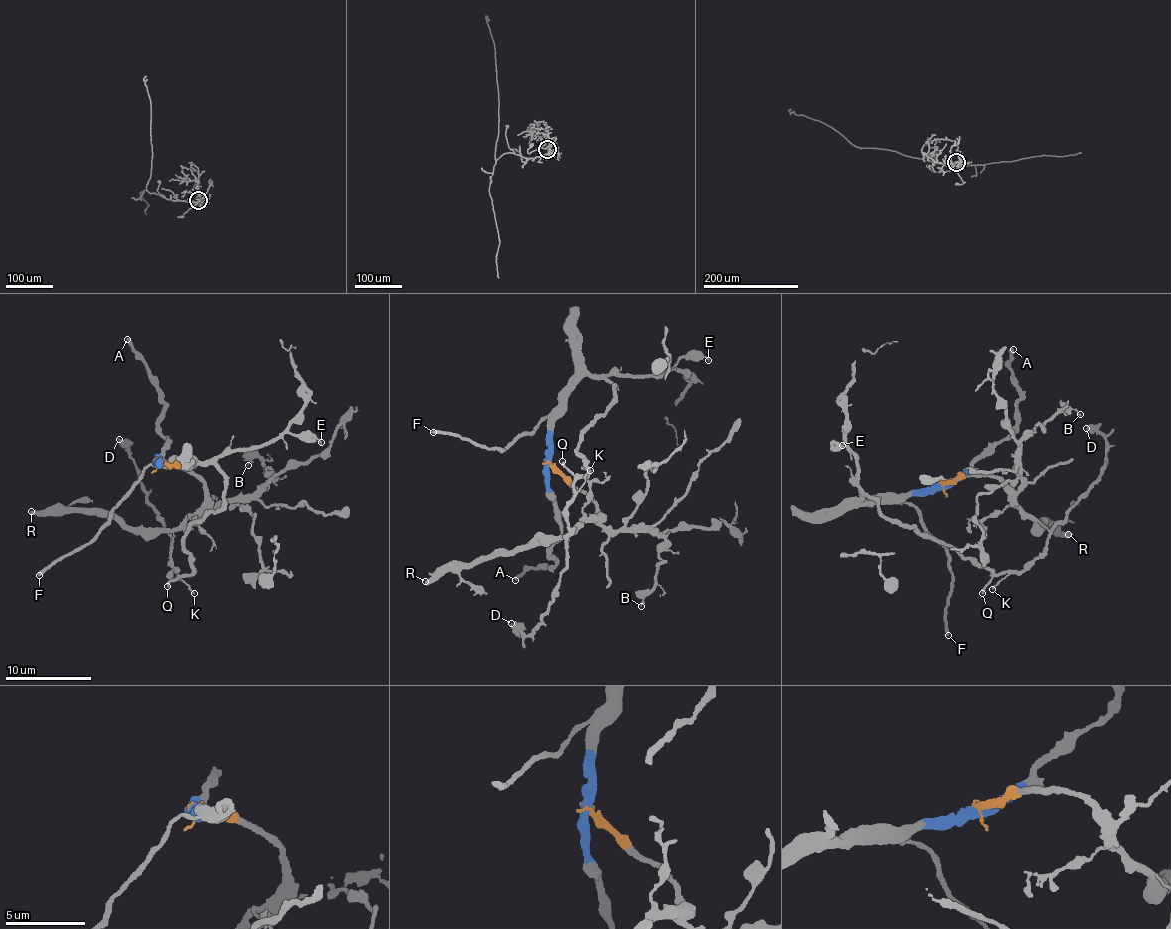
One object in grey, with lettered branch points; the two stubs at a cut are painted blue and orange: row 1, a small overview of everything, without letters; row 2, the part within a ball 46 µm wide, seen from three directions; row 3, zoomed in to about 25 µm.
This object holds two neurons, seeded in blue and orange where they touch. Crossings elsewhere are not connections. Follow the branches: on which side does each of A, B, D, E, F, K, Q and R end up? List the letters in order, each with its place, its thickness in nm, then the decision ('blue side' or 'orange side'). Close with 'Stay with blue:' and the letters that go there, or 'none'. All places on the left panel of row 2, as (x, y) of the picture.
A: at (127, 339); 320 nm thick; blue side
B: at (248, 465); 120 nm thick; orange side
D: at (119, 439); 180 nm thick; blue side
E: at (321, 442); 120 nm thick; blue side
F: at (39, 575); 320 nm thick; blue side
K: at (194, 593); 100 nm thick; blue side
Q: at (167, 586); 180 nm thick; blue side
R: at (31, 511); 420 nm thick; orange side
Stay with blue: A, D, E, F, K, Q

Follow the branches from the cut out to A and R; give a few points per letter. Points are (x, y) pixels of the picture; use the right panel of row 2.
A: (941, 485), (954, 485), (980, 458), (1012, 433), (1021, 391), (1010, 366), (1009, 352), (1014, 349)
R: (941, 485), (974, 473), (996, 478), (1034, 520), (1033, 528), (1045, 523), (1053, 524), (1052, 533), (1069, 534)

